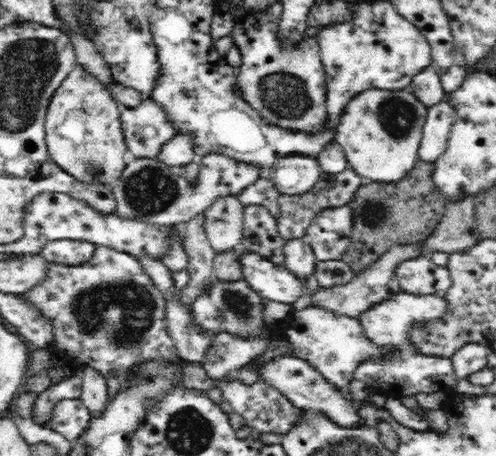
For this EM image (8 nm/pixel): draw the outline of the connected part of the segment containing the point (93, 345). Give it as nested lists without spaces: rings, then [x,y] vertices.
[[[95,246],[95,252],[92,258],[88,259],[88,262],[82,263],[78,266],[68,266],[68,265],[59,265],[56,263],[50,263],[50,270],[48,270],[48,276],[46,276],[46,282],[32,288],[30,292],[21,294],[25,300],[35,304],[40,309],[40,312],[51,318],[53,322],[53,329],[55,332],[54,344],[48,348],[48,350],[60,361],[63,361],[64,364],[76,364],[76,366],[86,366],[89,365],[92,368],[95,368],[102,376],[108,377],[112,372],[113,374],[124,384],[126,380],[132,382],[134,377],[132,377],[132,371],[130,368],[134,364],[147,362],[147,361],[158,361],[159,359],[172,359],[177,356],[174,341],[172,337],[168,335],[166,331],[166,321],[165,321],[165,308],[164,299],[162,294],[156,289],[156,286],[152,283],[152,280],[144,273],[142,265],[138,263],[138,259],[130,254],[124,253],[123,251],[116,251],[108,246]]]

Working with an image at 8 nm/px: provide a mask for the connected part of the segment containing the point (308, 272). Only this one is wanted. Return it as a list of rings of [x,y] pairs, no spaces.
[[[303,238],[286,241],[284,255],[285,262],[282,264],[296,274],[298,279],[307,279],[313,274],[317,259],[314,250],[304,243]]]

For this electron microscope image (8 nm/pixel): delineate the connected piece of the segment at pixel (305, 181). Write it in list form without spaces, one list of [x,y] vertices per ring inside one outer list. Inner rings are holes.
[[[304,154],[279,158],[273,168],[265,174],[281,194],[308,192],[322,176],[323,170],[315,157]]]

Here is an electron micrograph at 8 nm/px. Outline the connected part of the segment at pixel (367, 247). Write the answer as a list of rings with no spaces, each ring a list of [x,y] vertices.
[[[418,162],[403,179],[396,182],[374,182],[360,185],[349,203],[353,213],[351,244],[342,256],[358,274],[372,262],[389,252],[392,246],[426,241],[445,213],[447,196],[433,181],[433,162]]]

